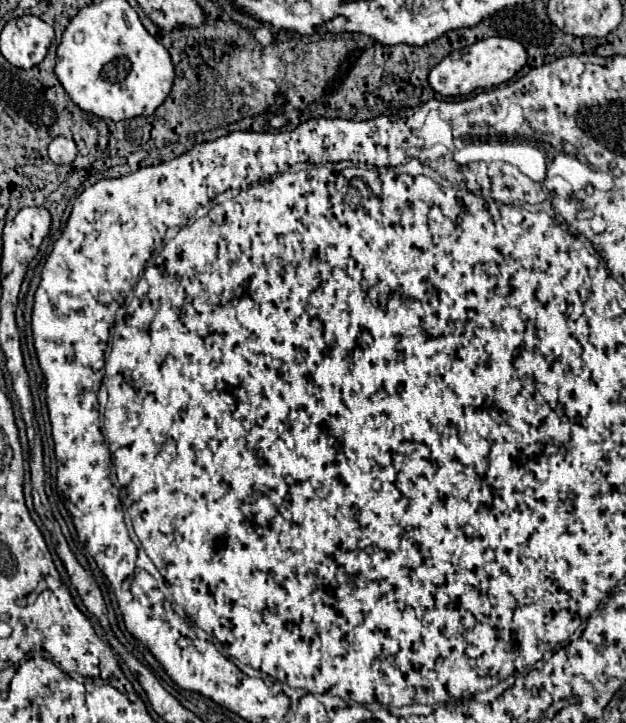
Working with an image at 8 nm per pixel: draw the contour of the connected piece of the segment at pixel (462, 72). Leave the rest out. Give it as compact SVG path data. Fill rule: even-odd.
M493 36L475 42L473 46L461 48L445 56L429 74L429 84L443 96L465 96L475 88L493 88L509 82L527 64L527 52L521 42L513 38Z

